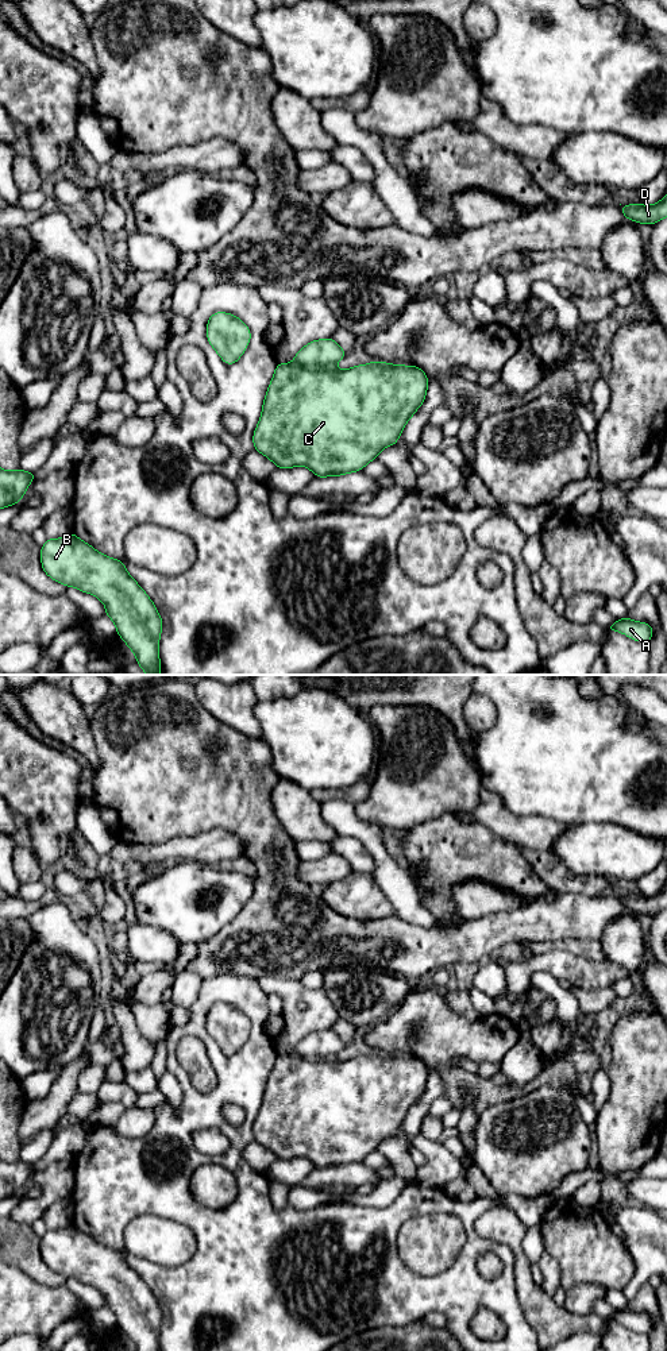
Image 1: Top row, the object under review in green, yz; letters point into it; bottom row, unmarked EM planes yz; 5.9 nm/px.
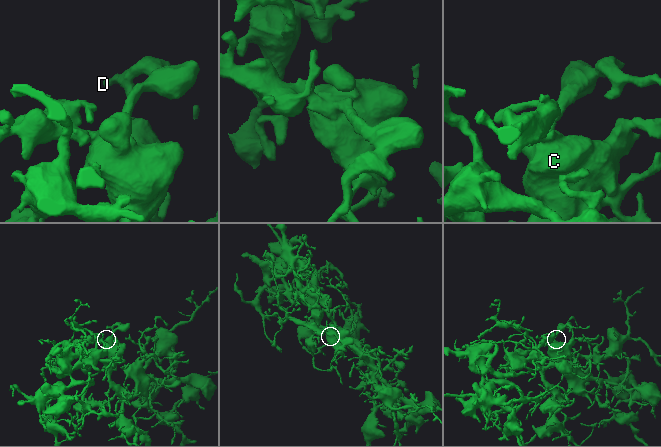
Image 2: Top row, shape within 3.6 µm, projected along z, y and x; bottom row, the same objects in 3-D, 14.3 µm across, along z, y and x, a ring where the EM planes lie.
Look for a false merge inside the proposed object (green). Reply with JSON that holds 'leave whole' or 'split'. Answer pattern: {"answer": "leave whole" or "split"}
{"answer": "leave whole"}

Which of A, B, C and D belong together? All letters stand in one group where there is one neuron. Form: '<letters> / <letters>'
A B C D

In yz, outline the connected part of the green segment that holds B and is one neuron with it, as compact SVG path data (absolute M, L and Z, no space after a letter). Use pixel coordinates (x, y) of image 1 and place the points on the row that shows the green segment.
M72 532L61 539L47 539L41 547L41 563L53 580L97 597L105 606L105 614L113 621L117 636L136 656L139 667L146 675L161 675L158 645L162 617L146 591L130 576L123 561L100 553Z

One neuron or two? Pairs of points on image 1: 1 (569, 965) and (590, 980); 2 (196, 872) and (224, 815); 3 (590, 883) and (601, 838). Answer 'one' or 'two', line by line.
1: one
2: two
3: two

